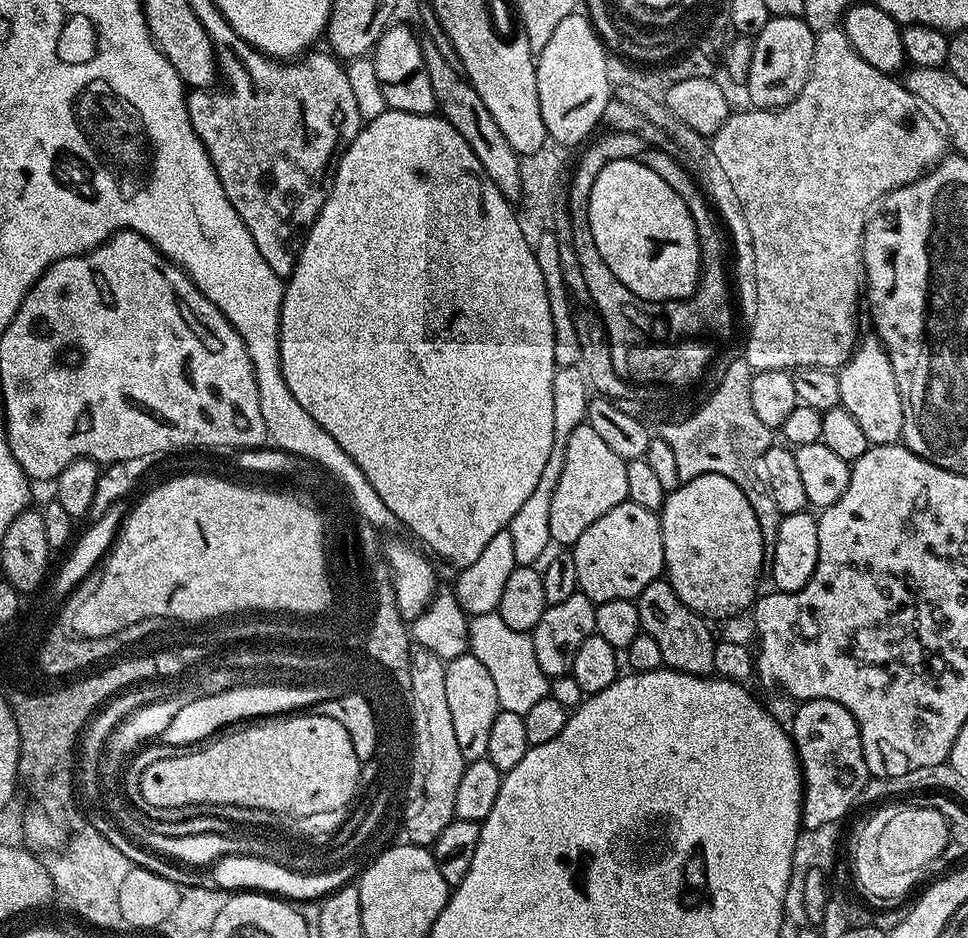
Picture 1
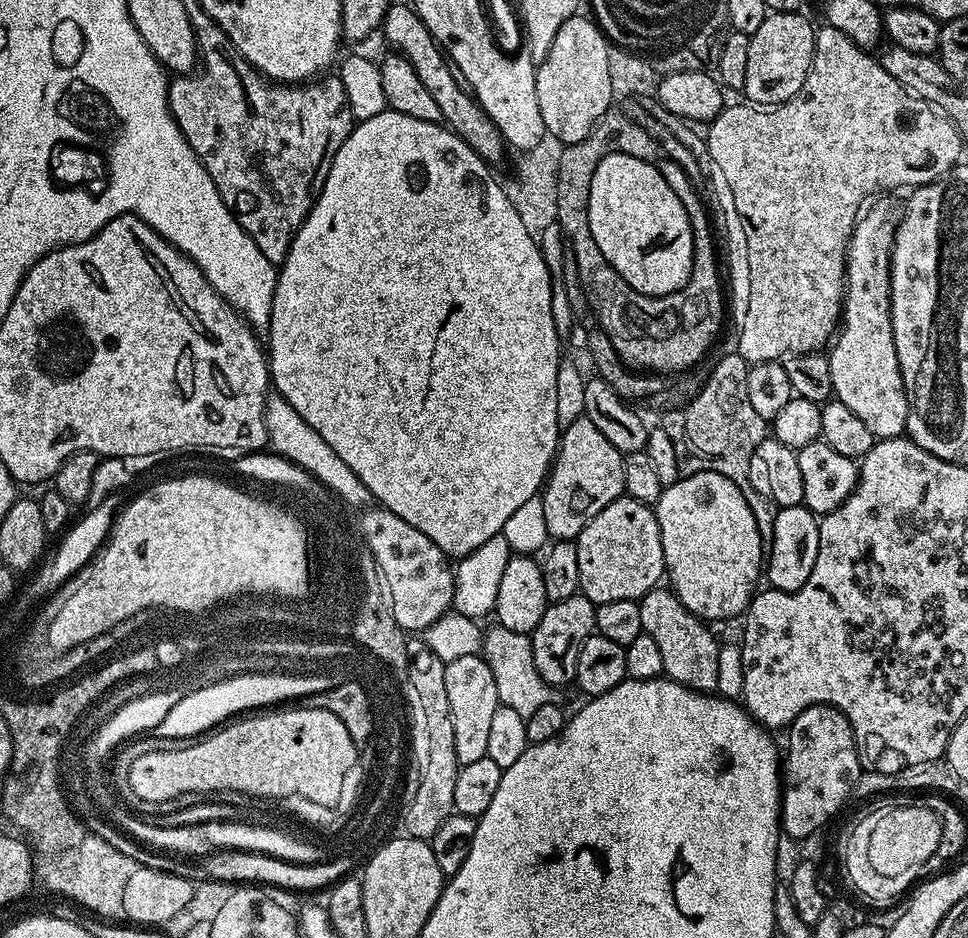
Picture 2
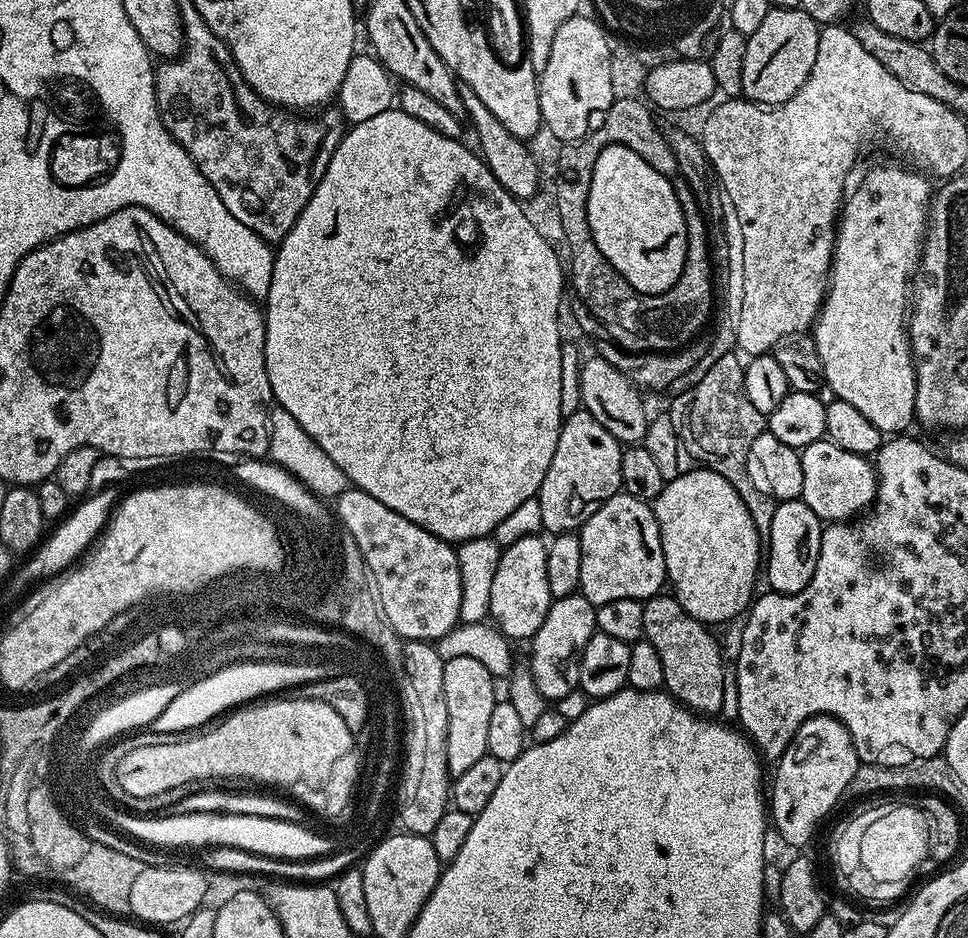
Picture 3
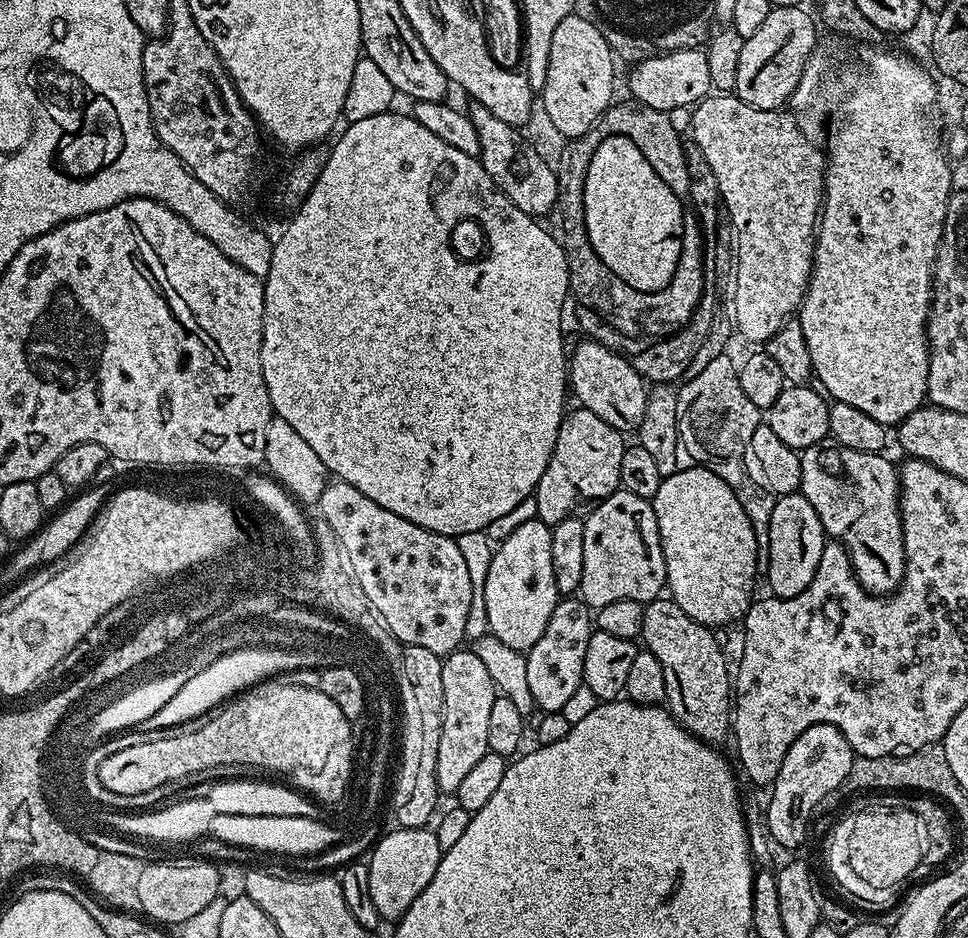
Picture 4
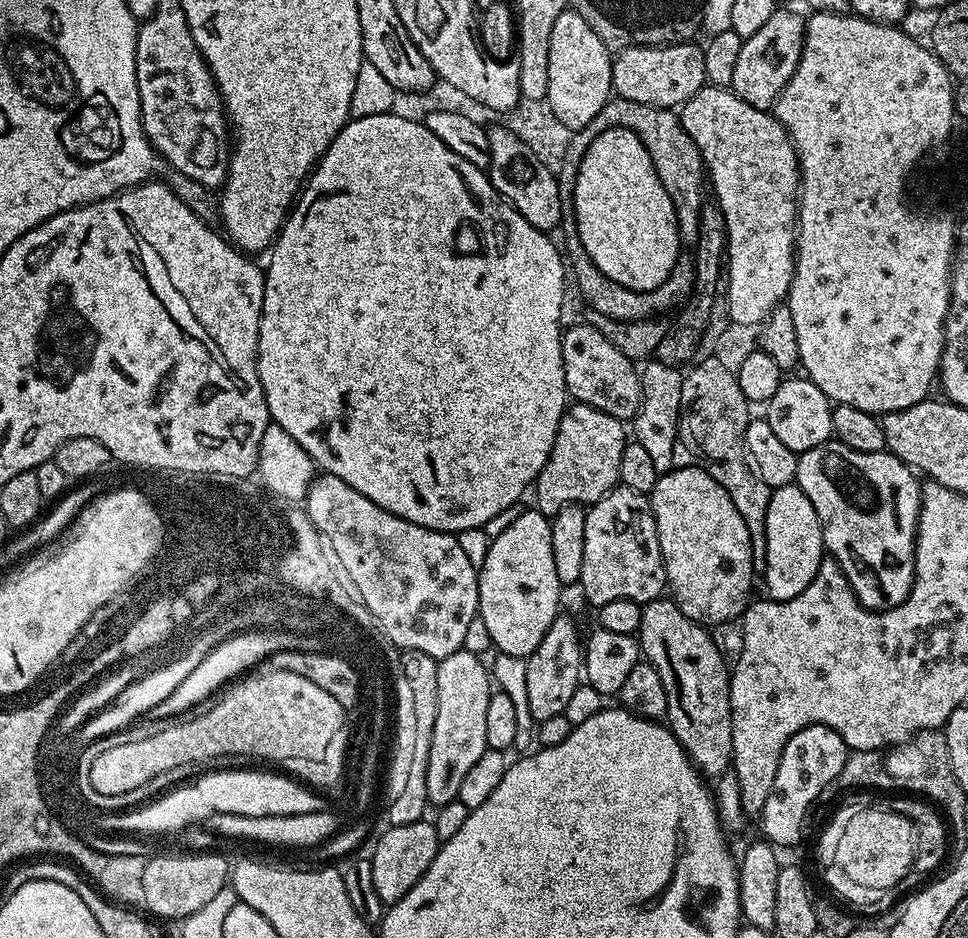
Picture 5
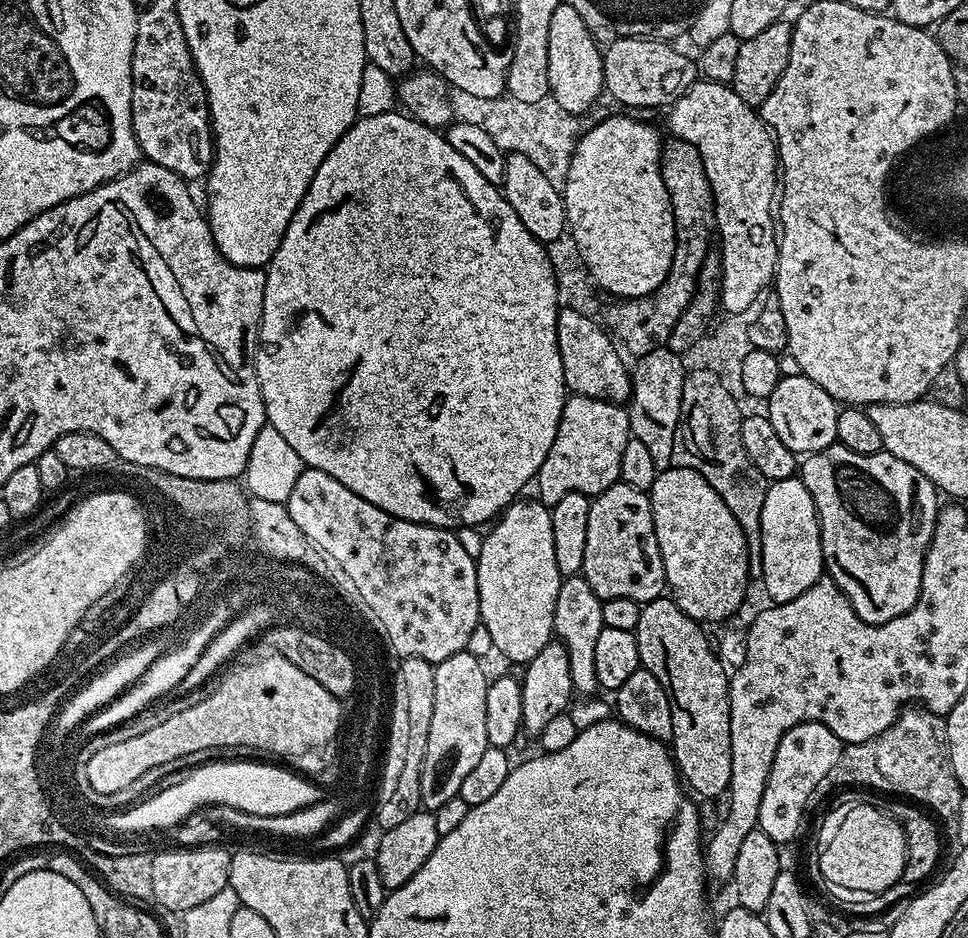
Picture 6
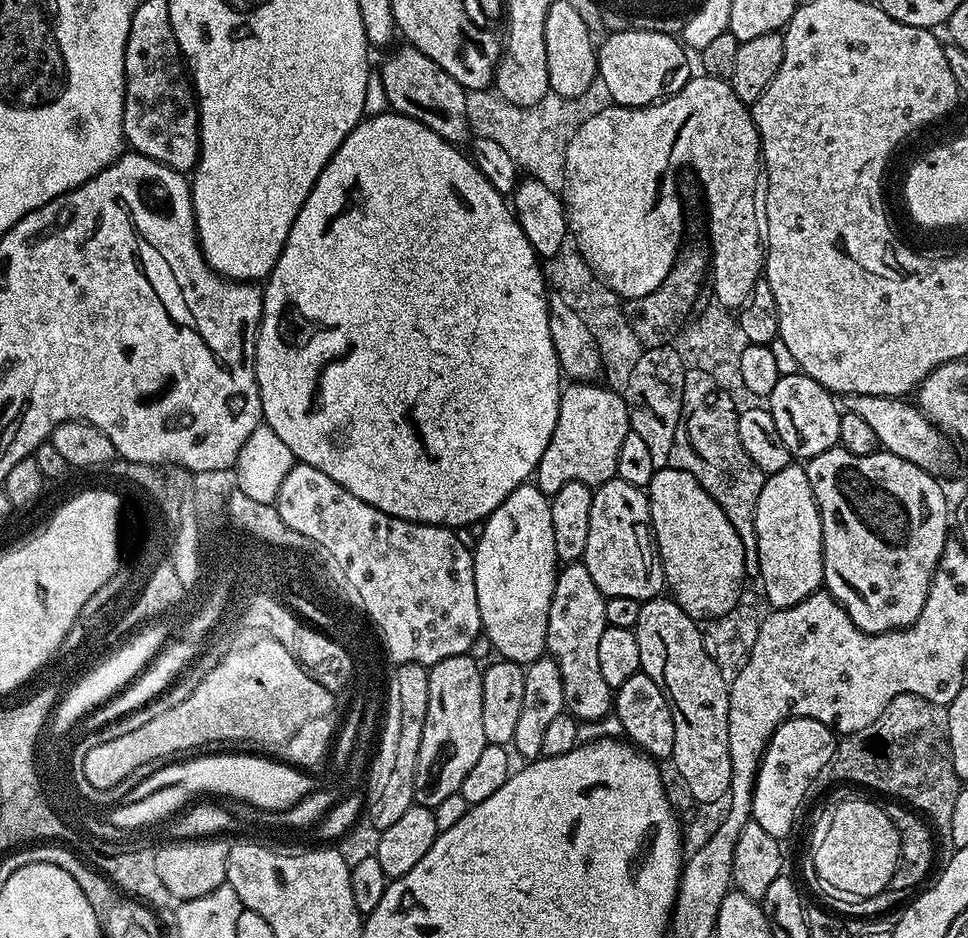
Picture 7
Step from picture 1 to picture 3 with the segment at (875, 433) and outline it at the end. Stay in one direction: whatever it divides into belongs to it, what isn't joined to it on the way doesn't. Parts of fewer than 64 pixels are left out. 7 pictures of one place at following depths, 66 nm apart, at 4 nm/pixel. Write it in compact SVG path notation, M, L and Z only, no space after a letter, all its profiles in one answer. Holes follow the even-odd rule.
M880 164L865 174L864 181L853 192L851 189L847 193L836 226L828 290L810 332L818 346L818 358L822 358L826 388L835 399L850 402L850 406L870 418L881 434L907 433L916 415L916 364L908 342L910 281L915 277L922 251L934 184L925 173L903 167Z

